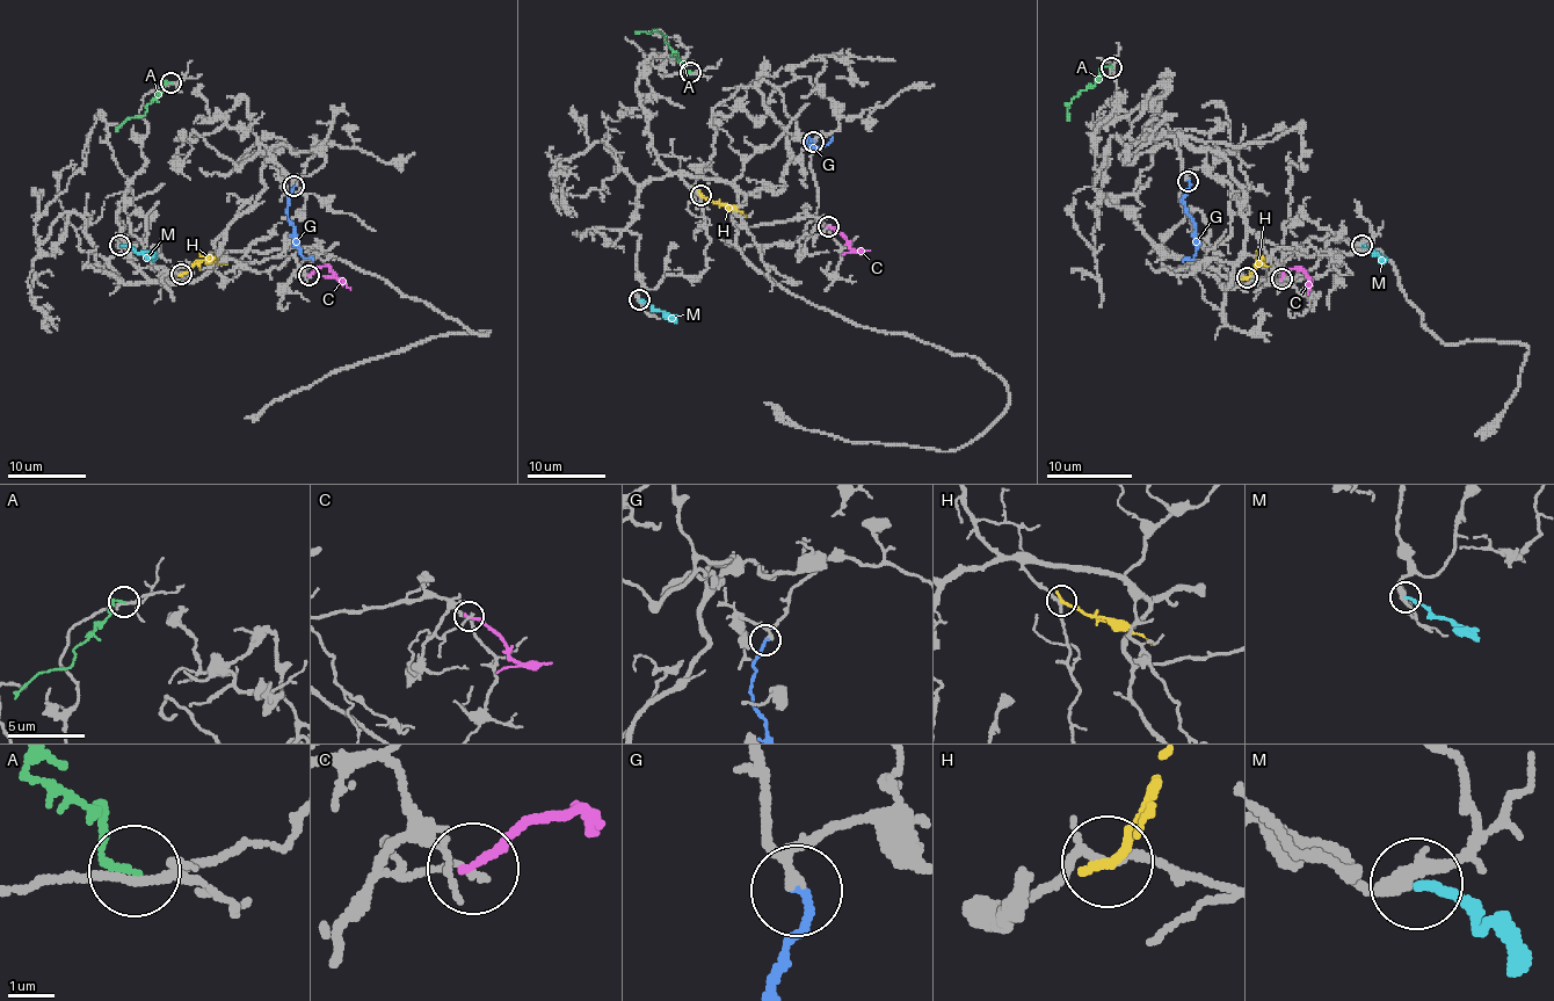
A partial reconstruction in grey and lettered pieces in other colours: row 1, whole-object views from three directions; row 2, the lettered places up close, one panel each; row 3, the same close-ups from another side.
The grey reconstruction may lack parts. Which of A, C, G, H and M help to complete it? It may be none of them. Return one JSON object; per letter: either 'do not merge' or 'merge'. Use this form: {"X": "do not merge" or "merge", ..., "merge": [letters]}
{"A": "do not merge", "C": "do not merge", "G": "merge", "H": "do not merge", "M": "do not merge", "merge": ["G"]}

